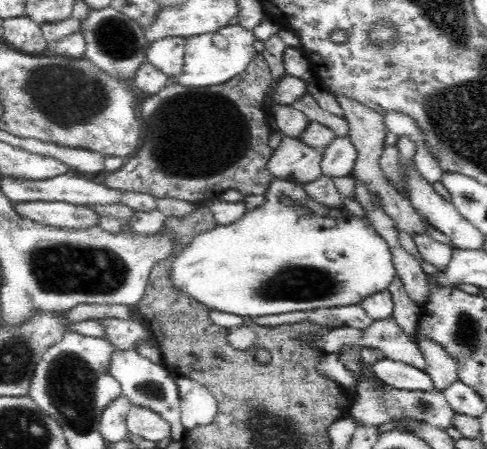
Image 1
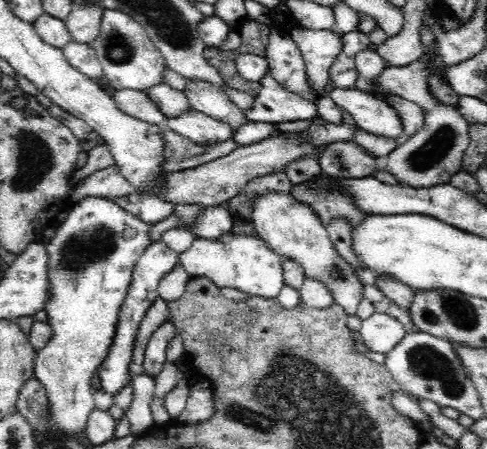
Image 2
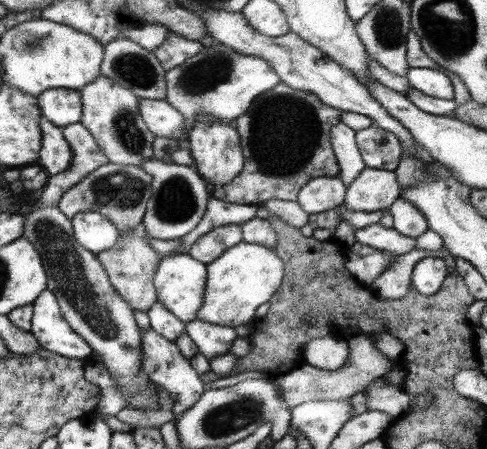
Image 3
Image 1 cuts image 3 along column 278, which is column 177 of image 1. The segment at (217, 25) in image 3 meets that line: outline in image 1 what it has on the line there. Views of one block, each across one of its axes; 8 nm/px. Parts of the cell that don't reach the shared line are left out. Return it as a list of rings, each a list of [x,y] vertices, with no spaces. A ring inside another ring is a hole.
[[[160,38],[148,46],[146,60],[164,72],[170,80],[182,74],[184,58],[186,58],[186,38]]]

